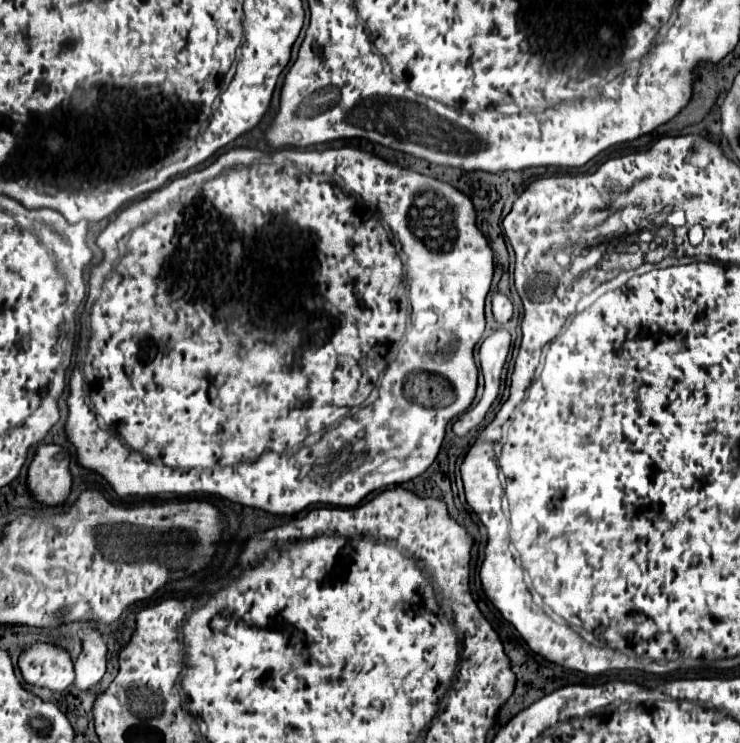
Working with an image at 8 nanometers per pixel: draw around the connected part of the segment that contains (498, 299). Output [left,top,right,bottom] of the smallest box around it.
[492,293,512,325]

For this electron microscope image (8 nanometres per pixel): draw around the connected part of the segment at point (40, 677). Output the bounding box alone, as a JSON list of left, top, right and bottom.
[20,643,74,691]

